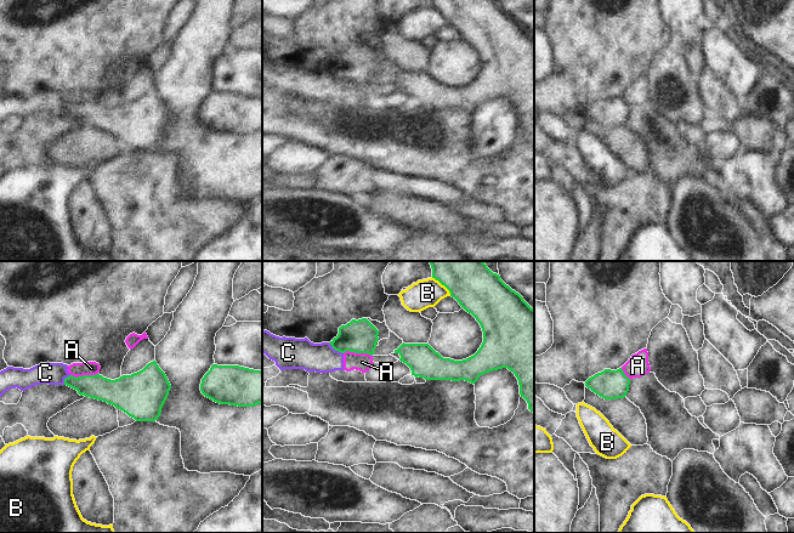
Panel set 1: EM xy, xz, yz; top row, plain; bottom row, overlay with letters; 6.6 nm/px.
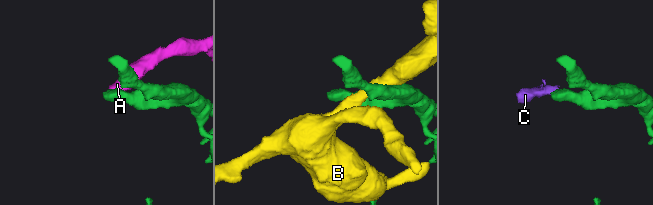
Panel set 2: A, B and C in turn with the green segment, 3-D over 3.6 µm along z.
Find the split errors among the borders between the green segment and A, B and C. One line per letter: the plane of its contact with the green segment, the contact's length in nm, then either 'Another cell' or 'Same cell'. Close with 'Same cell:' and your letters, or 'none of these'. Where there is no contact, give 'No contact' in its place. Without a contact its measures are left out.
A: Touches green in xz. Shared border 190 nm. Another cell
B: Touches green in xz. Shared border 180 nm. Another cell
C: Touches green in xz. Shared border 130 nm. Another cell
Same cell: none of these.

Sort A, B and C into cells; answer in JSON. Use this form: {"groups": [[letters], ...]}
{"groups": [["A", "C"], ["B"]]}

